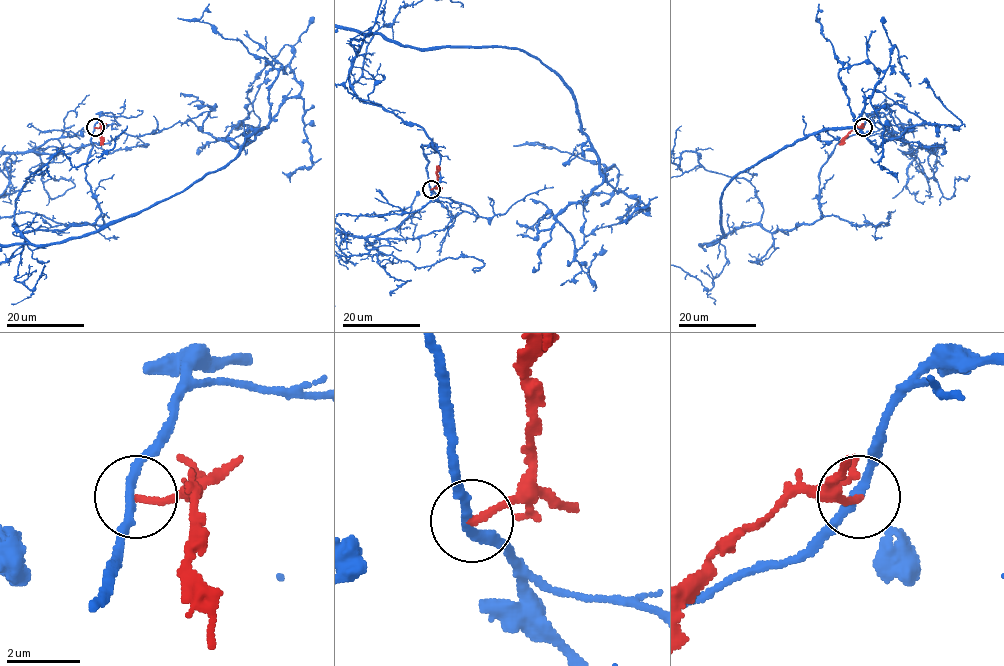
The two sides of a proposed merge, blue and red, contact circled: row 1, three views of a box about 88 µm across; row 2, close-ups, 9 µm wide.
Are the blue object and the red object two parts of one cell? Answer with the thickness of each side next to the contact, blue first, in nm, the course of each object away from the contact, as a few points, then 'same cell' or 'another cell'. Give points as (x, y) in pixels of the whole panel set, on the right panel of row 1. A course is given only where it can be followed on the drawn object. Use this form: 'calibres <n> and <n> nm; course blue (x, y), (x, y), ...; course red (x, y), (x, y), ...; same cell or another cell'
calibres 240 and 170 nm; course red (863, 128), (855, 128), (839, 144); another cell

